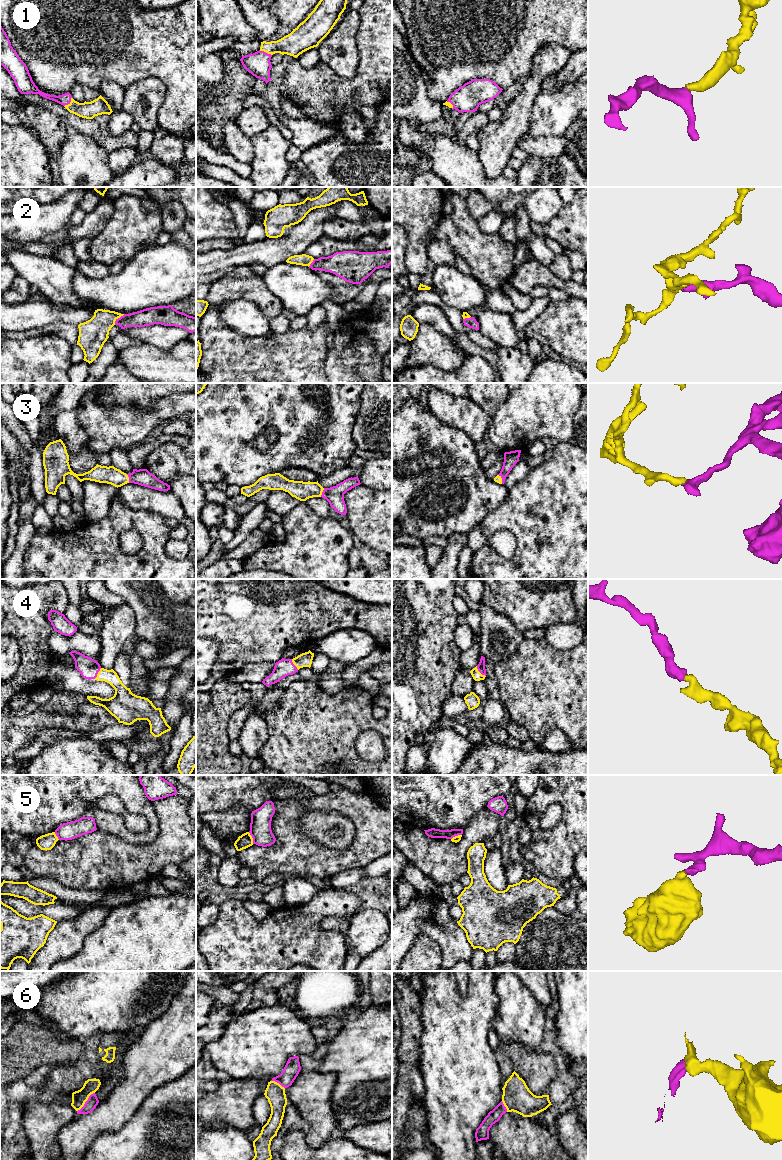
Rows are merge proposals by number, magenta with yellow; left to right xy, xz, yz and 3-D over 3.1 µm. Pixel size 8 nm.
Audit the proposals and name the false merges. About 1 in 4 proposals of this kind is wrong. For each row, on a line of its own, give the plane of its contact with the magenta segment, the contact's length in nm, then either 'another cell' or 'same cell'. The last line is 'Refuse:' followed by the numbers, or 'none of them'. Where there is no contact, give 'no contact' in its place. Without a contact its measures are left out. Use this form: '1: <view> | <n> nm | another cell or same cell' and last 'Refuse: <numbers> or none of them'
1: xz | 110 nm | same cell
2: xy | 120 nm | same cell
3: xy | 80 nm | same cell
4: yz | 120 nm | same cell
5: xz | 100 nm | another cell
6: xy | 220 nm | same cell
Refuse: 5

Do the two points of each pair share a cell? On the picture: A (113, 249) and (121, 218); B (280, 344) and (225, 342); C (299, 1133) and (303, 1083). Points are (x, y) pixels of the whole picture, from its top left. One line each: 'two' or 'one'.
A: one
B: one
C: two

